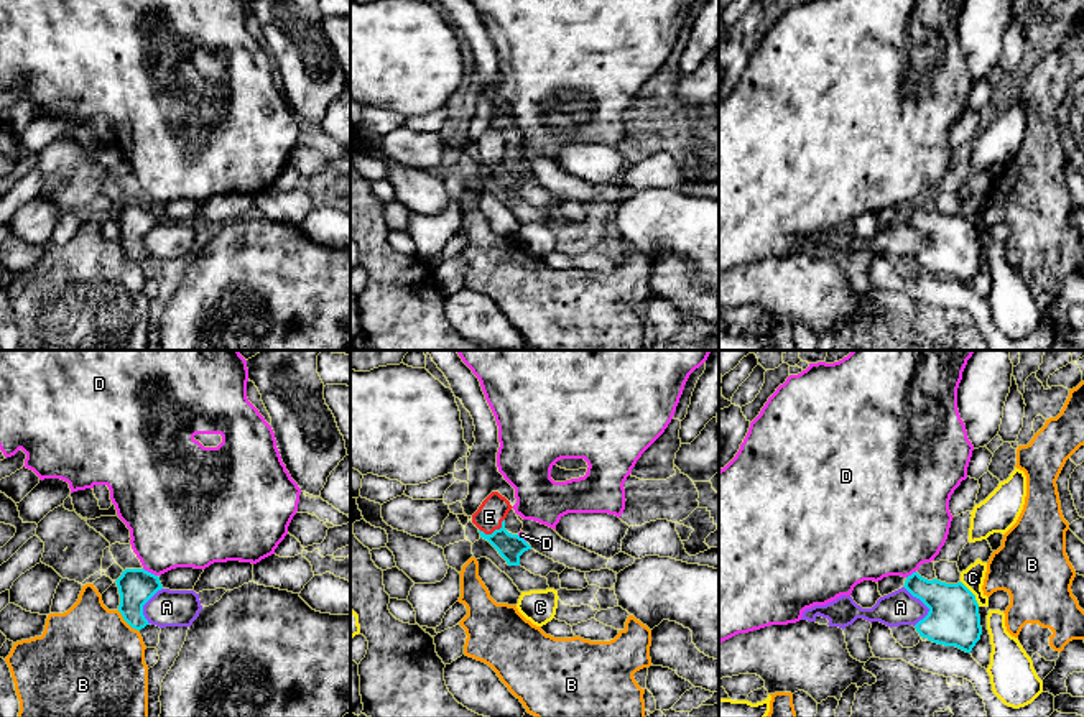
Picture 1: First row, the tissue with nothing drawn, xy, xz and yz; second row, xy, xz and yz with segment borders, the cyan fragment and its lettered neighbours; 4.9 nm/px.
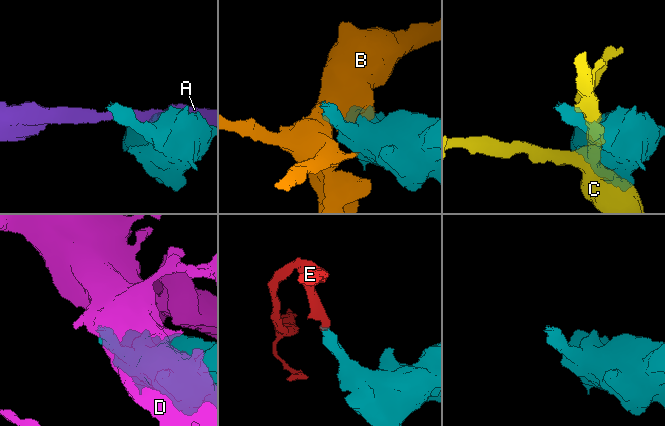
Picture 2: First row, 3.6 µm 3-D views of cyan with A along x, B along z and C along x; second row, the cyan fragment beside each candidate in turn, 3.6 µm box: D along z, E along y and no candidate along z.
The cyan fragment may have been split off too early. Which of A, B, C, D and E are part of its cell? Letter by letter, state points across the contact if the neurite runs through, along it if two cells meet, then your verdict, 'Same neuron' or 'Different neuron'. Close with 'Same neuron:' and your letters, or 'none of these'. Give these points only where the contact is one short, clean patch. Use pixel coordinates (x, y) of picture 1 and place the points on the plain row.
A: Different neuron
B: Different neuron
C: Different neuron
D: Boundary: xy (143, 199), (157, 208). Different neuron
E: Path across: xz (510, 178), (495, 161), (489, 148). Same neuron
Same neuron: E

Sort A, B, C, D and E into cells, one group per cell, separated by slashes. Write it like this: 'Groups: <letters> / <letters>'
Groups: A / B / C / D / E

